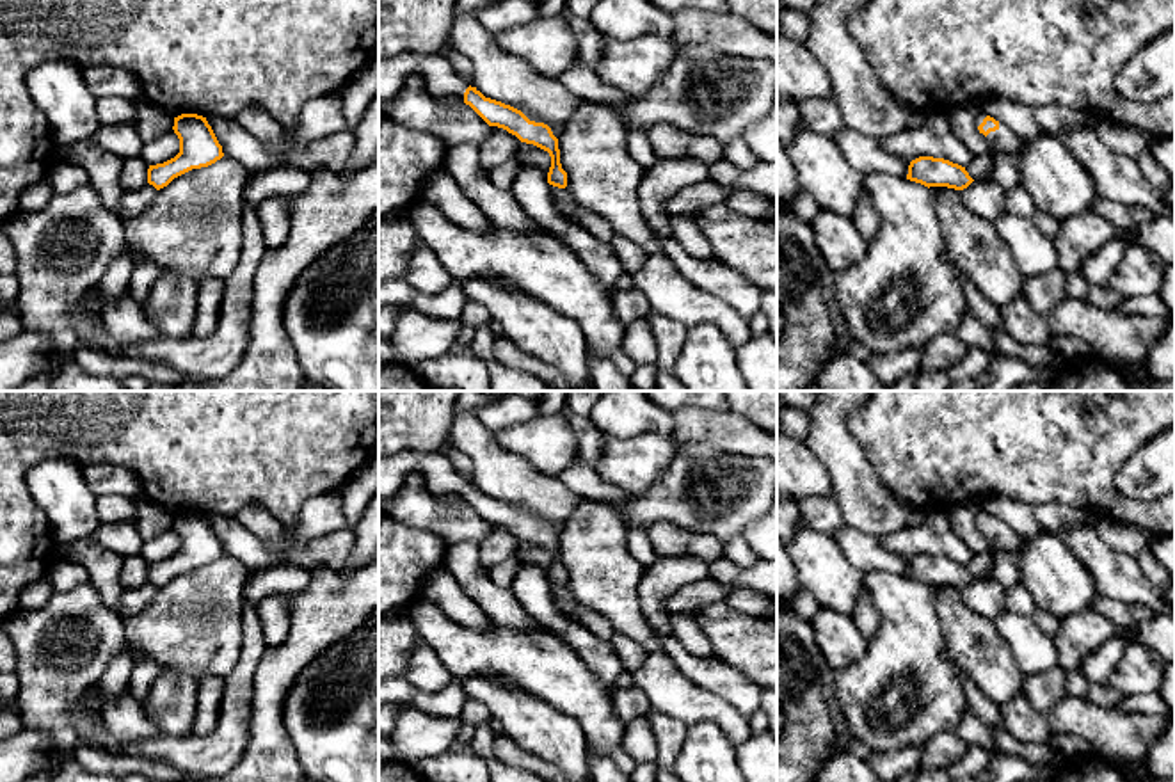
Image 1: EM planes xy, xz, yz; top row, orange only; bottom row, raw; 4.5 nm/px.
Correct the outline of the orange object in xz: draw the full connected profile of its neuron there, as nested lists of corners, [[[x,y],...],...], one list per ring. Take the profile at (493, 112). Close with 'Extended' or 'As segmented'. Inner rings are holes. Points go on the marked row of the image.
[[[402,52],[389,59],[379,59],[379,100],[395,98],[412,73],[425,76],[430,94],[459,96],[489,126],[503,128],[521,142],[548,151],[551,156],[548,183],[558,188],[567,187],[567,172],[560,164],[558,139],[551,128],[544,123],[530,121],[521,110],[510,105],[485,98],[476,87],[466,84],[443,57]]]. Extended

